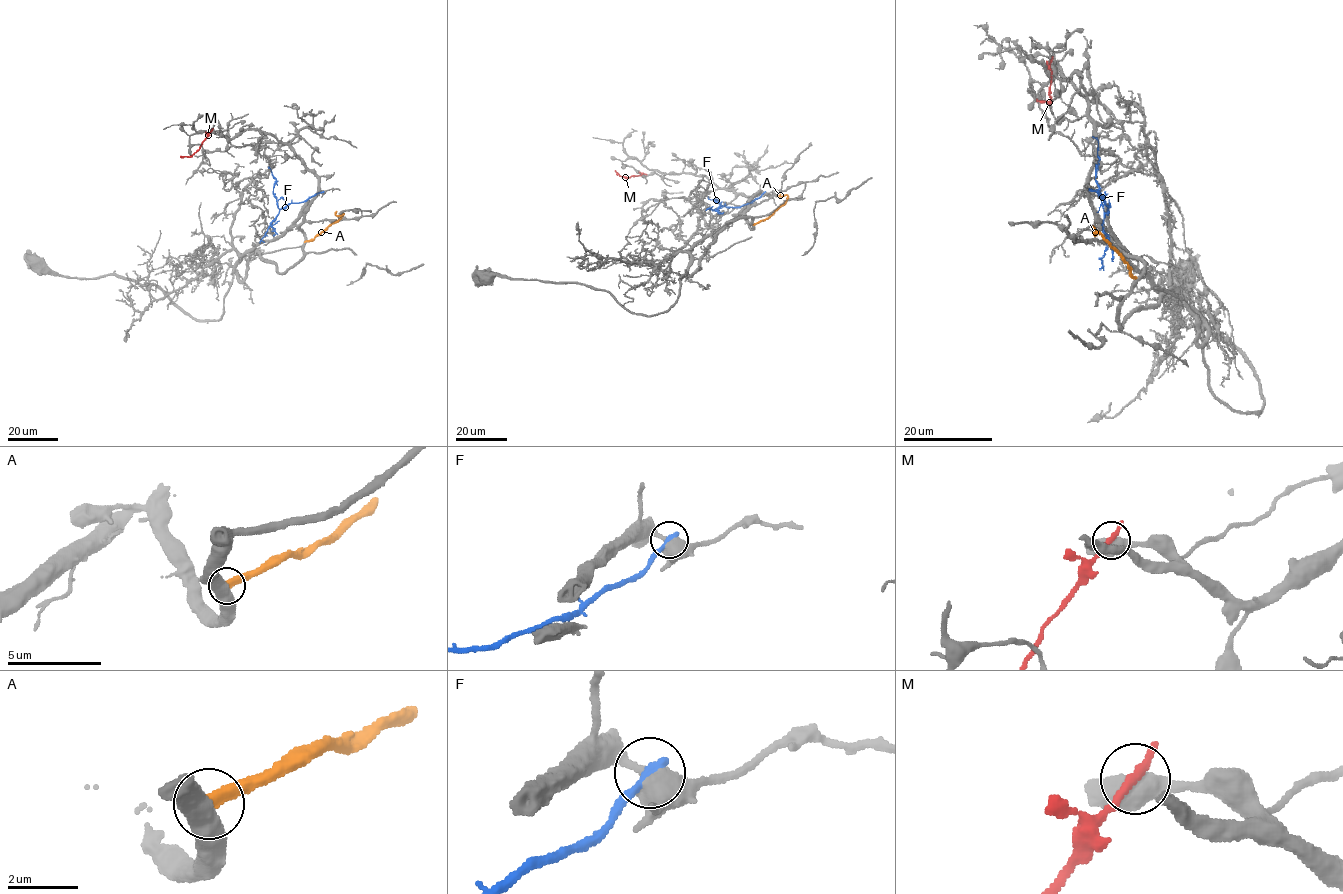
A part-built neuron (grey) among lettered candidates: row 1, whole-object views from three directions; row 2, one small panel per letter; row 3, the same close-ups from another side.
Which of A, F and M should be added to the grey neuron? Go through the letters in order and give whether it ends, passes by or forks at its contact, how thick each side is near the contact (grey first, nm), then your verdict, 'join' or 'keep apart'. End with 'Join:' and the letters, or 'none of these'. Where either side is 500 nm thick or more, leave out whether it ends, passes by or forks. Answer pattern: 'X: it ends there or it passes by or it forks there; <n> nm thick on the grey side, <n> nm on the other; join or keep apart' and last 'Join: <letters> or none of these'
A: 550 nm thick on the grey side, 400 nm on the other; keep apart
F: 600 nm thick on the grey side, 320 nm on the other; keep apart
M: 550 nm thick on the grey side, 300 nm on the other; keep apart
Join: none of these

